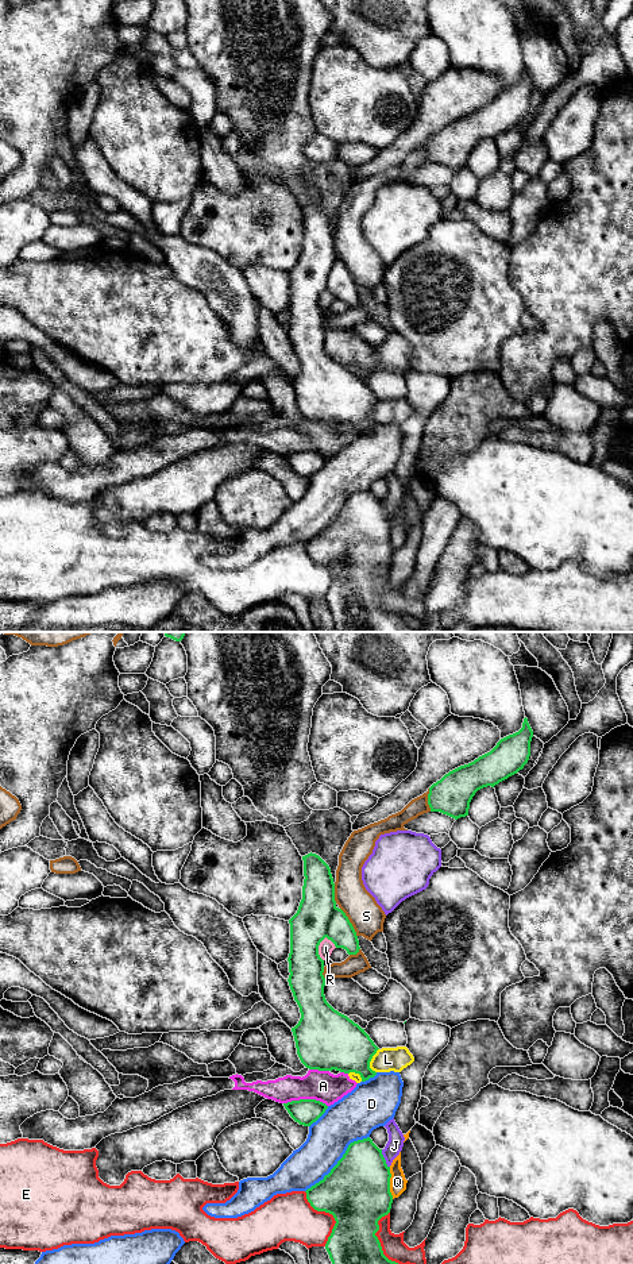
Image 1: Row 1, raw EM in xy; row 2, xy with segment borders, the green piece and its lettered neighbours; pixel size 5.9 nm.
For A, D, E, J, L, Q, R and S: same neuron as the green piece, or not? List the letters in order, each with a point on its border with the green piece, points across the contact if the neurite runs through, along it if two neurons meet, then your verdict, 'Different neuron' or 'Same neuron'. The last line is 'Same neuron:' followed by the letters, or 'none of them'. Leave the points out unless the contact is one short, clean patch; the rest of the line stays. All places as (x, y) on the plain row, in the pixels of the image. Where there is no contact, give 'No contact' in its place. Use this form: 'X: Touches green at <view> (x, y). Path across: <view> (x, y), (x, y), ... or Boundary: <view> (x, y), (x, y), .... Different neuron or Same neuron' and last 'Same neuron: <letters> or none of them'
A: Touches green at xy (305, 451). Different neuron
D: Touches green at xy (339, 512). Different neuron
E: Touches green at xy (329, 565). Different neuron
J: Touches green at xy (383, 511). Different neuron
L: Touches green at xy (370, 412). Boundary: xy (378, 400), (370, 413), (370, 419), (375, 424). Different neuron
Q: Touches green at xy (389, 535). Different neuron
R: Touches green at xy (317, 300). Boundary: xy (325, 288), (319, 297), (319, 308), (323, 312). Different neuron
S: Touches green at xy (350, 274). Different neuron
Same neuron: none of them

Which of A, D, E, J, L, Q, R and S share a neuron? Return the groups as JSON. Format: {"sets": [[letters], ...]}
{"sets": [["A", "L"], ["D"], ["E"], ["J"], ["Q"], ["R"], ["S"]]}

